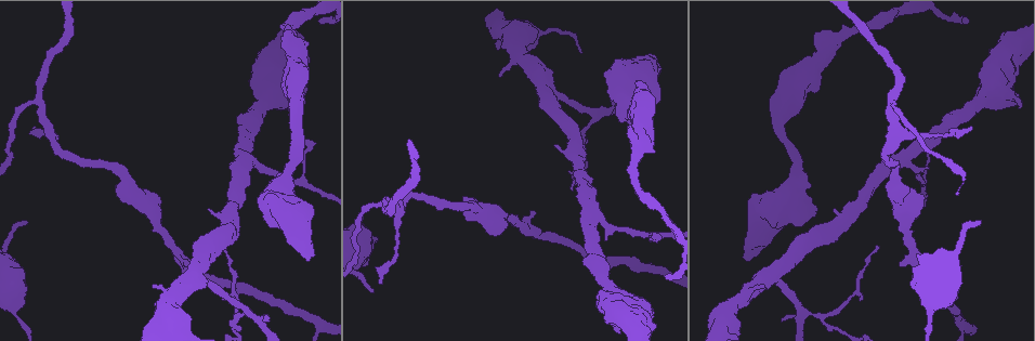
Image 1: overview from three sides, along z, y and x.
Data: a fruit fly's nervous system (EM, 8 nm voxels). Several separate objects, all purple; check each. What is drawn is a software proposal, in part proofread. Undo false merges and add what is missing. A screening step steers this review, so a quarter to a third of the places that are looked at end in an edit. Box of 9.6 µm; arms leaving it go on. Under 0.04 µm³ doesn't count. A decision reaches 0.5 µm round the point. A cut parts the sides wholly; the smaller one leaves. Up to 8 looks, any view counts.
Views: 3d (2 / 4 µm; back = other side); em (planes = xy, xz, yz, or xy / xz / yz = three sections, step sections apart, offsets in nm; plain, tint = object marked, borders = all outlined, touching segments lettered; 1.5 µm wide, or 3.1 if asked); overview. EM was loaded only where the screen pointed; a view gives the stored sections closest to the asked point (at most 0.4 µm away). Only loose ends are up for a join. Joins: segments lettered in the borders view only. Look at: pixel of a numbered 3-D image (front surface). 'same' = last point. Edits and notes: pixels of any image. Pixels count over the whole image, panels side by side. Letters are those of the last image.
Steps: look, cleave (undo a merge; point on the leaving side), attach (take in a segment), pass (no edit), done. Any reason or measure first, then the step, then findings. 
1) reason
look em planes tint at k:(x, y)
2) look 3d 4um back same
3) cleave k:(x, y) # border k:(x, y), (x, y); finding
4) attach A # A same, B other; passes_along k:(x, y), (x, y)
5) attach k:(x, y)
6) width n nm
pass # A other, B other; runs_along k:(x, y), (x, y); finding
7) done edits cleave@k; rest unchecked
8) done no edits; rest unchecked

stops while still wide
look 3d 4um at 1:(659, 100)

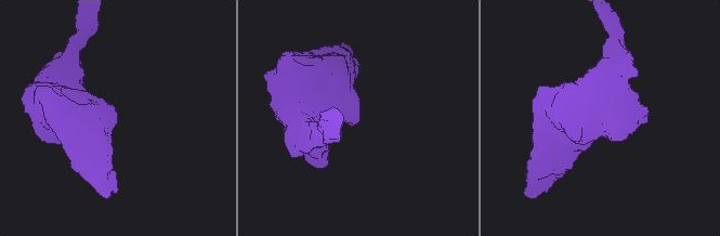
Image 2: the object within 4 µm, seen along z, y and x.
shape alone is not enough
look em xy step 8 borders at 2:(115, 115)

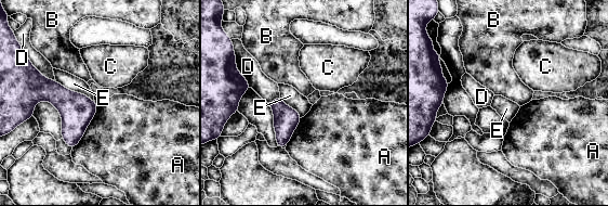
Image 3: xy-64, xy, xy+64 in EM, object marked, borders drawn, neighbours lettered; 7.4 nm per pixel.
look em planes borders same

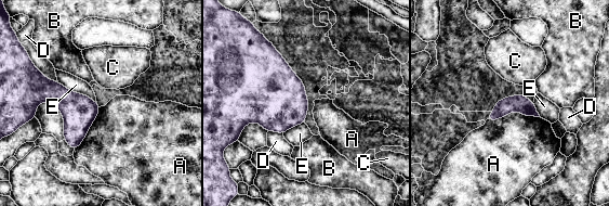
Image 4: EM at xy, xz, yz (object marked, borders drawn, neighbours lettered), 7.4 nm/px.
pass # A other, B other, C other, D other, E other; border 4:(539, 116), (510, 112), (487, 119); none of them fits

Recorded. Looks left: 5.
an open end
look 3d 4um at 1:(263, 322)

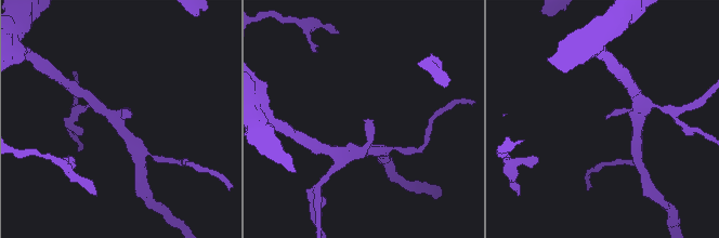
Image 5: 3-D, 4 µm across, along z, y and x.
shape alone is not enough
look em planes borders at 5:(124, 117)

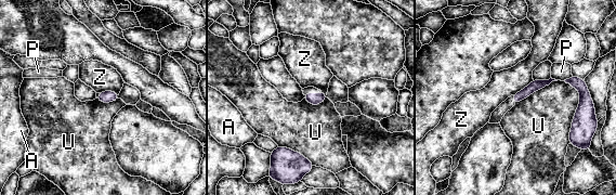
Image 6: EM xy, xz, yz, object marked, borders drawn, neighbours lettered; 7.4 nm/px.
pass # A other, P other, U other, Z other; border 6:(564, 80), (579, 93), (568, 143); no lettered segment goes on from it

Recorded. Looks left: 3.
branch stops here
look 3d 4um at 1:(307, 258)

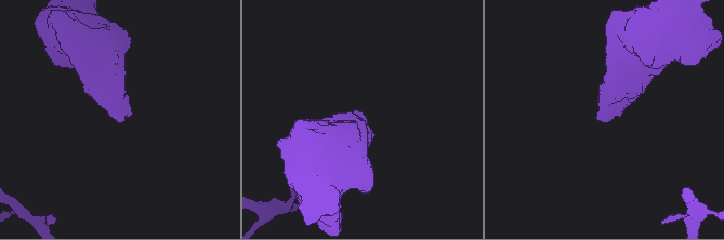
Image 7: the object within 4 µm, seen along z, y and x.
look em yz step 4 borders at 7:(361, 113)

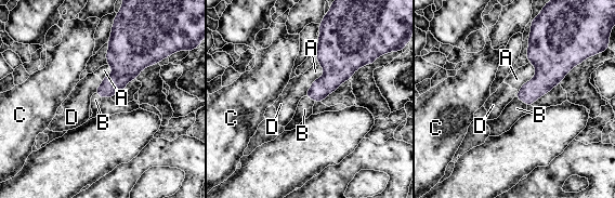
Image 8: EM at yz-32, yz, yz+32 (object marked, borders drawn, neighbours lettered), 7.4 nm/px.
another direction
look em planes borders same

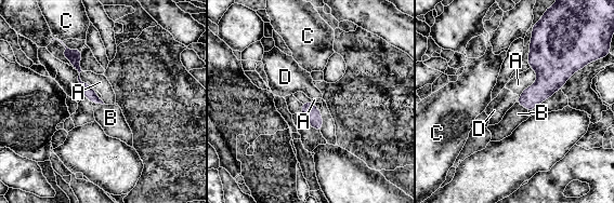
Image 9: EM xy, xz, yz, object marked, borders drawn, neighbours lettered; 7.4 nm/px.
attach B # A other, B same, C other, D other; passes_along 9:(547, 83), (522, 105), (518, 113); the cell continues

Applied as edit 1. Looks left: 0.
done edits attach@9; rest unchecked

